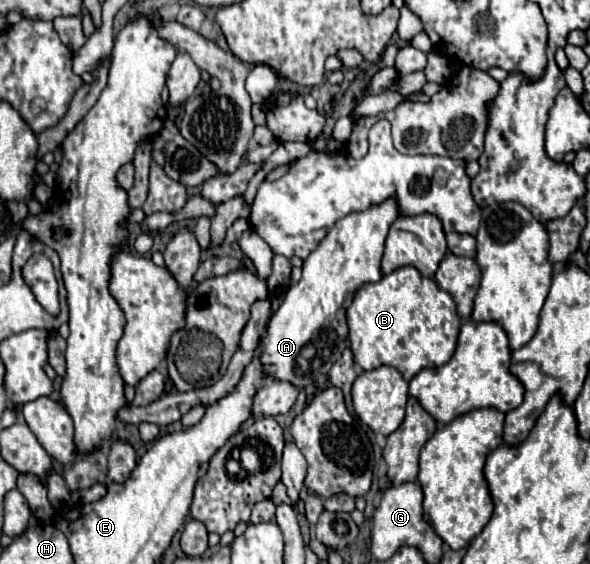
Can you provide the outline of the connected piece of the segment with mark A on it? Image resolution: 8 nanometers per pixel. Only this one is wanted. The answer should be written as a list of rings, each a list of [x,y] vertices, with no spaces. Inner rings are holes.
[[[395,200],[371,206],[365,212],[347,214],[335,222],[323,242],[309,254],[303,262],[301,280],[287,288],[261,342],[259,360],[265,378],[291,382],[305,394],[323,386],[325,374],[347,348],[349,328],[345,322],[345,310],[349,308],[355,290],[367,282],[379,282],[383,276],[383,246],[397,214],[399,208]]]

